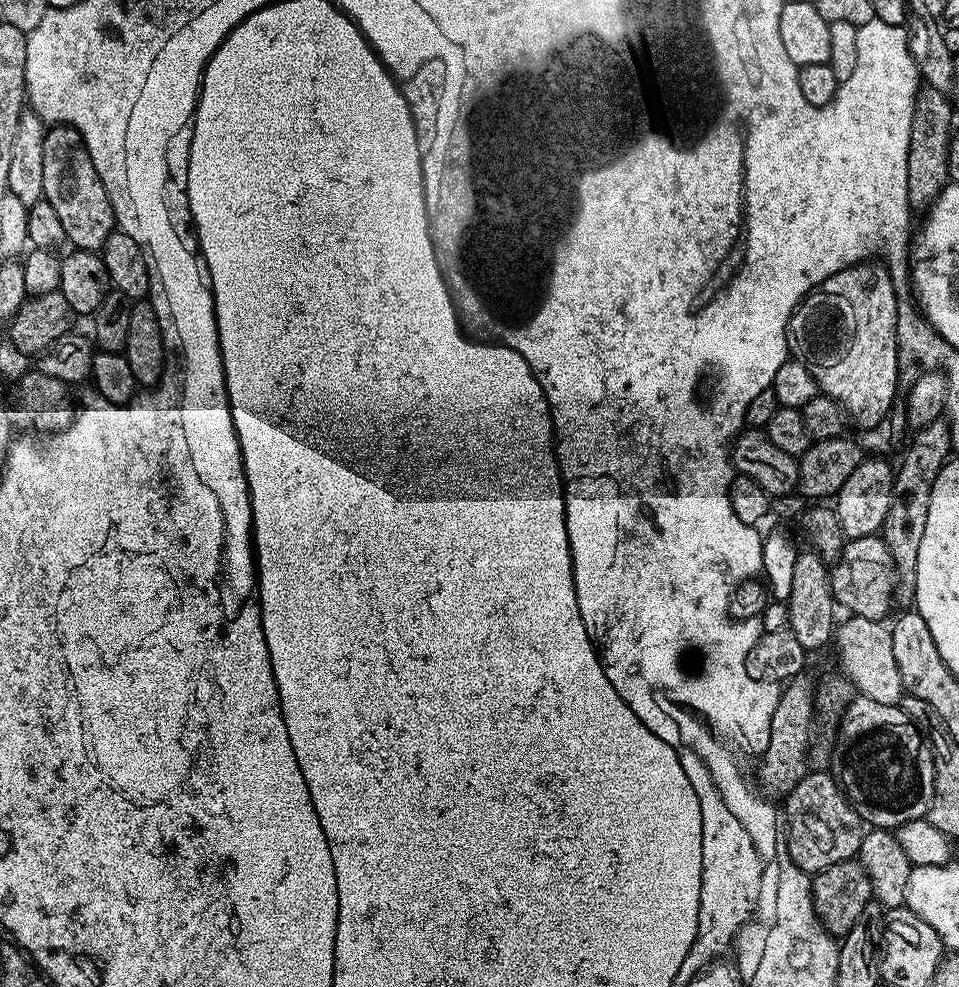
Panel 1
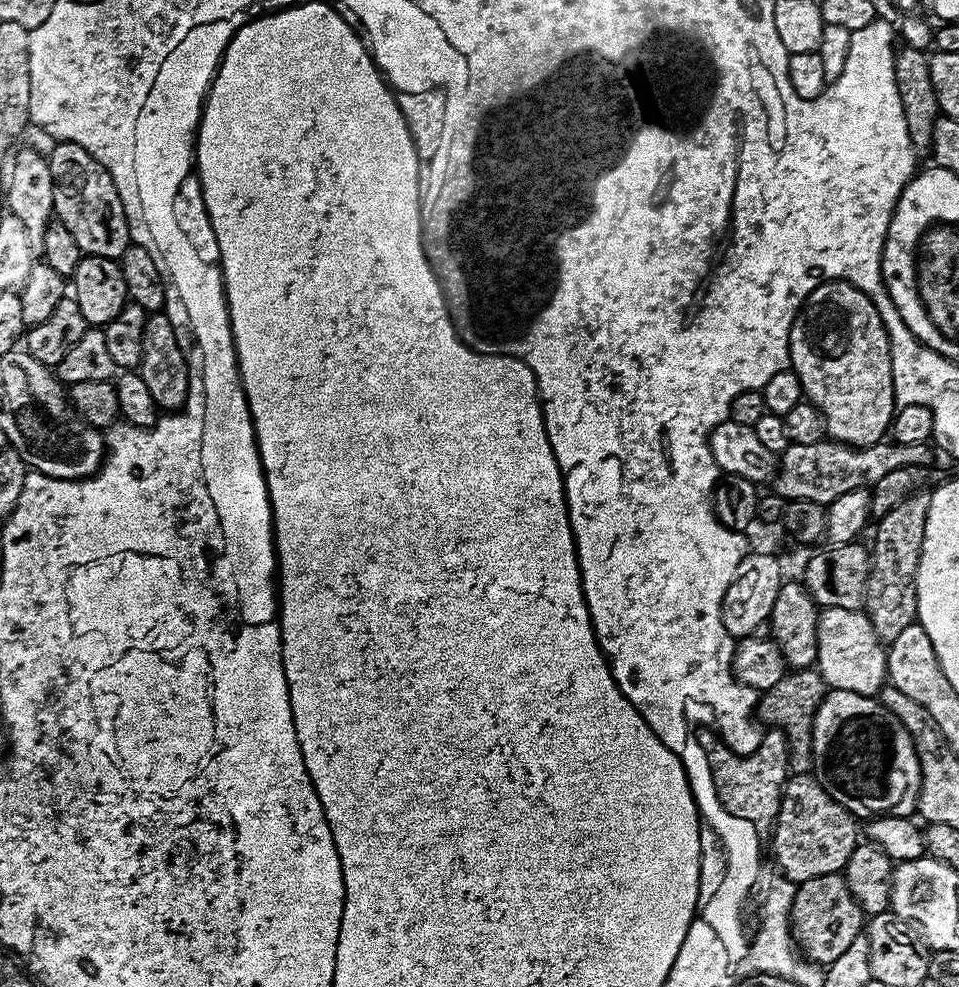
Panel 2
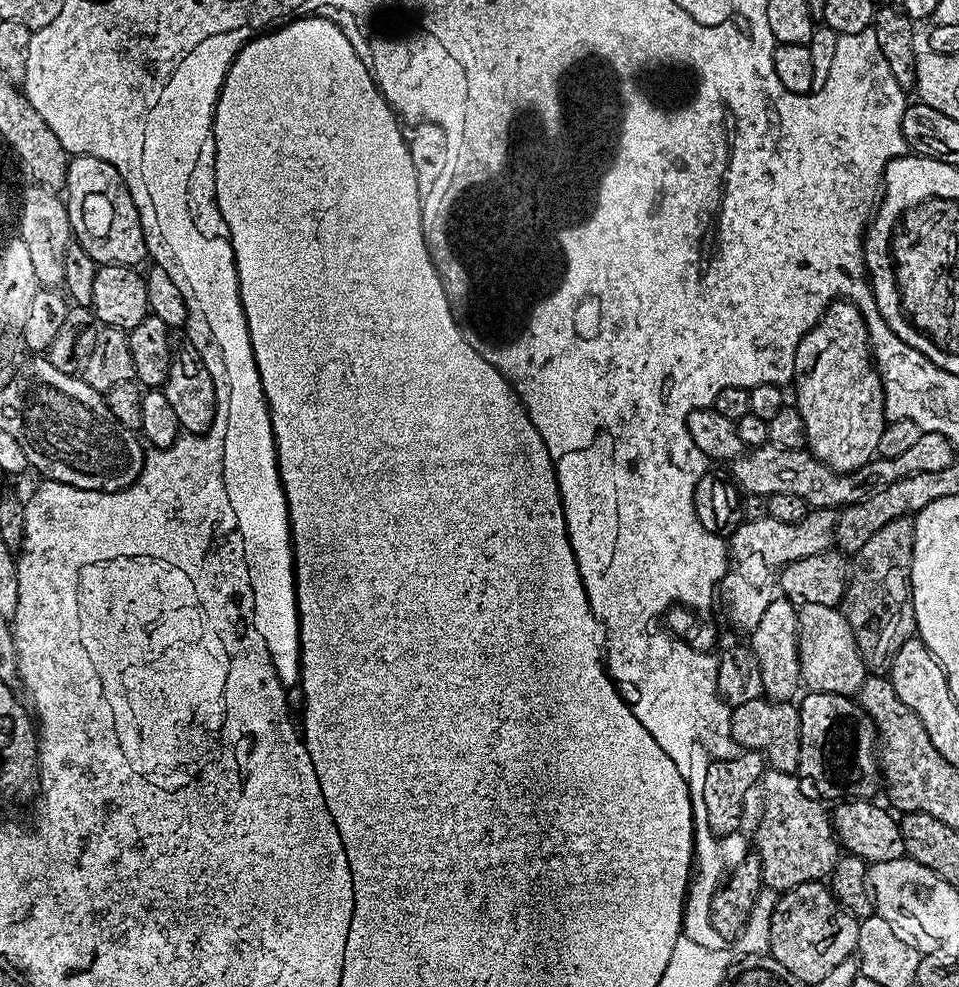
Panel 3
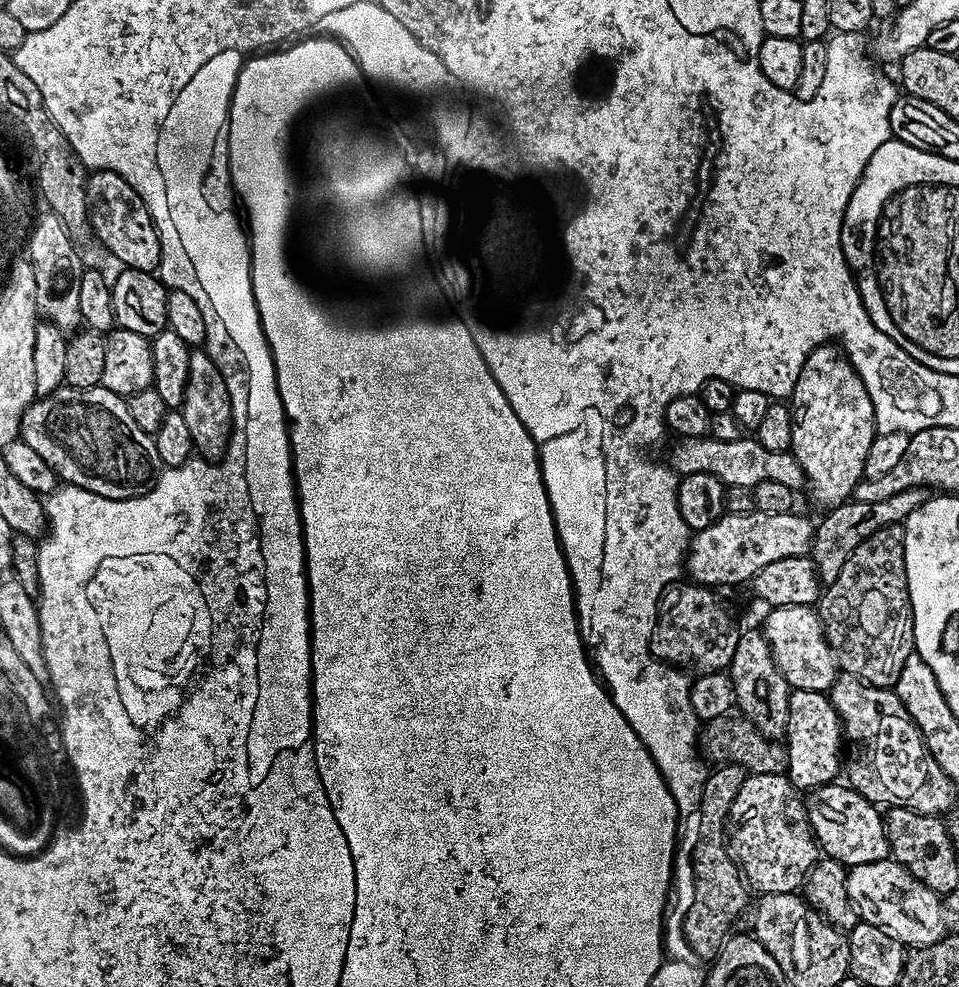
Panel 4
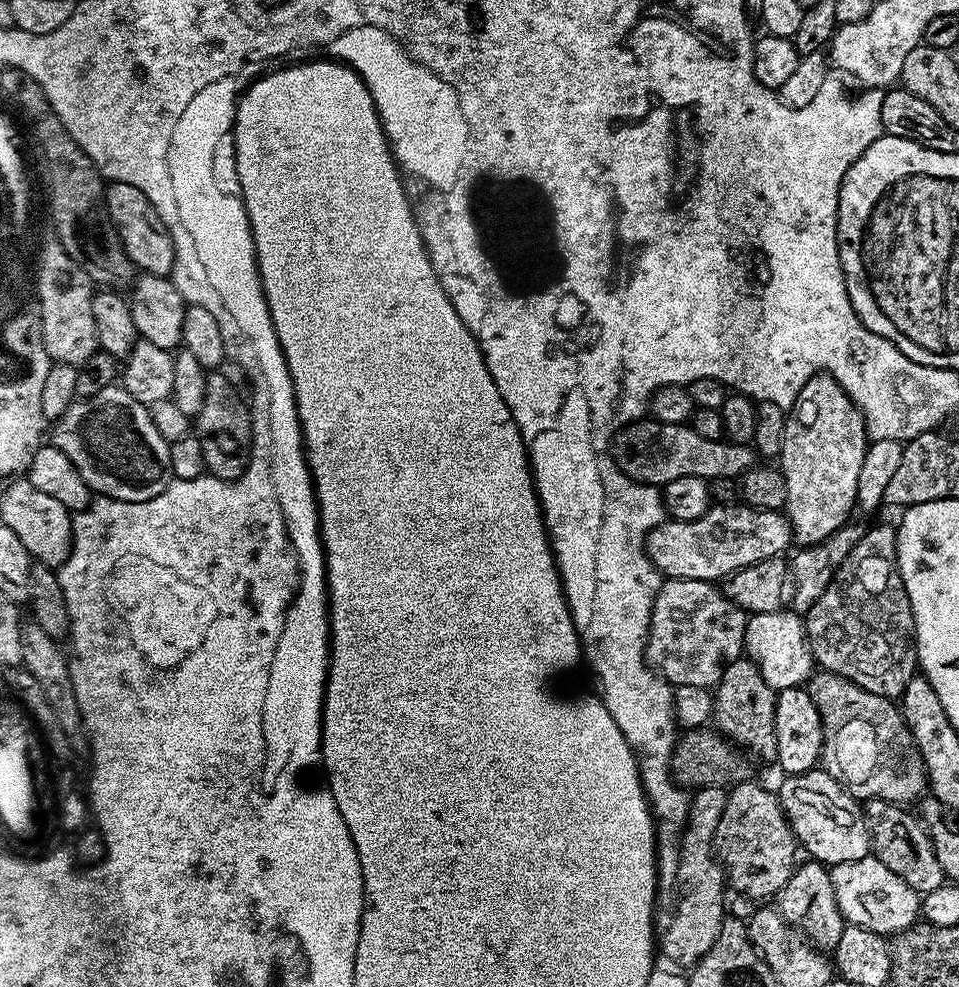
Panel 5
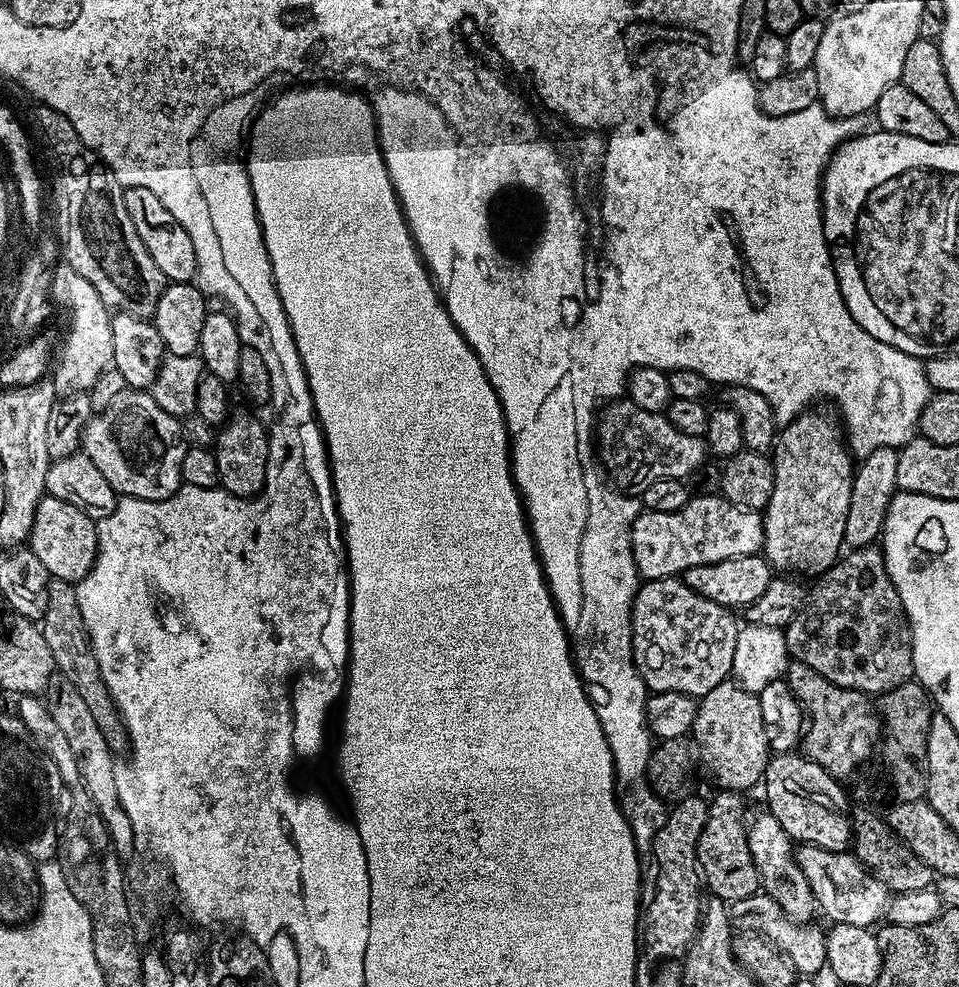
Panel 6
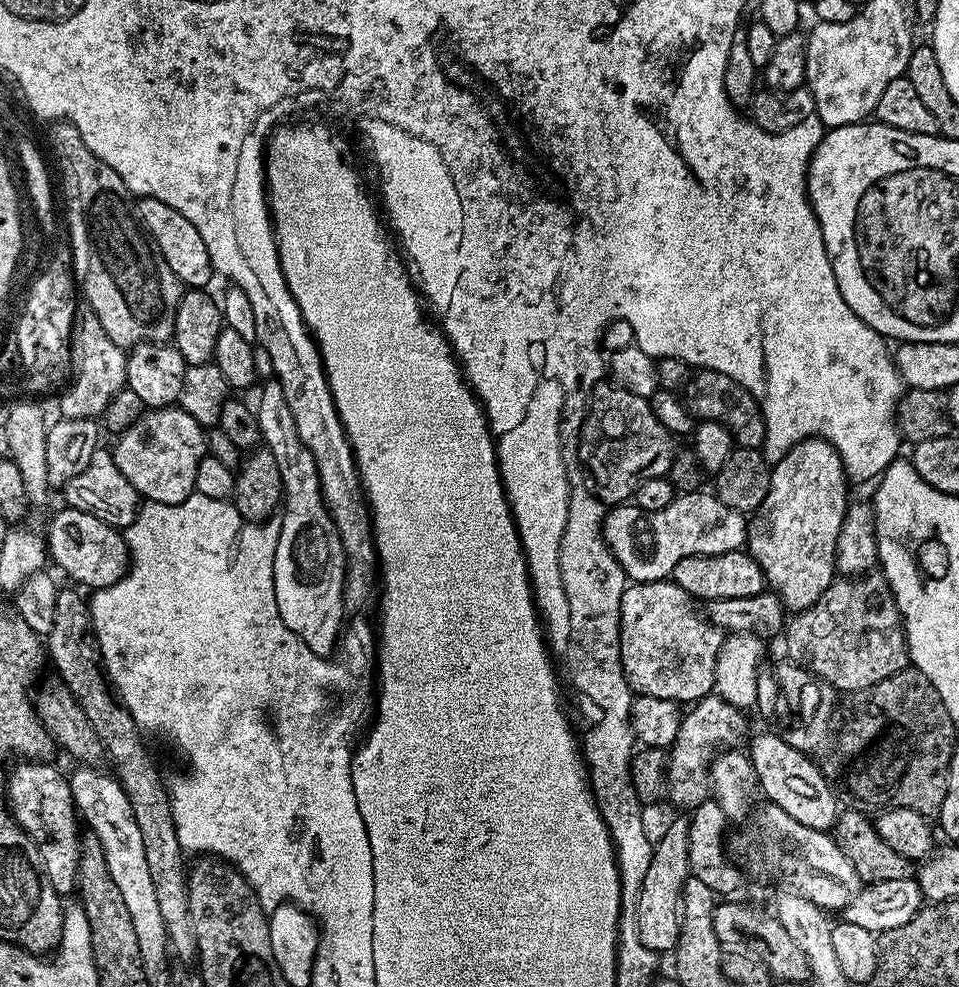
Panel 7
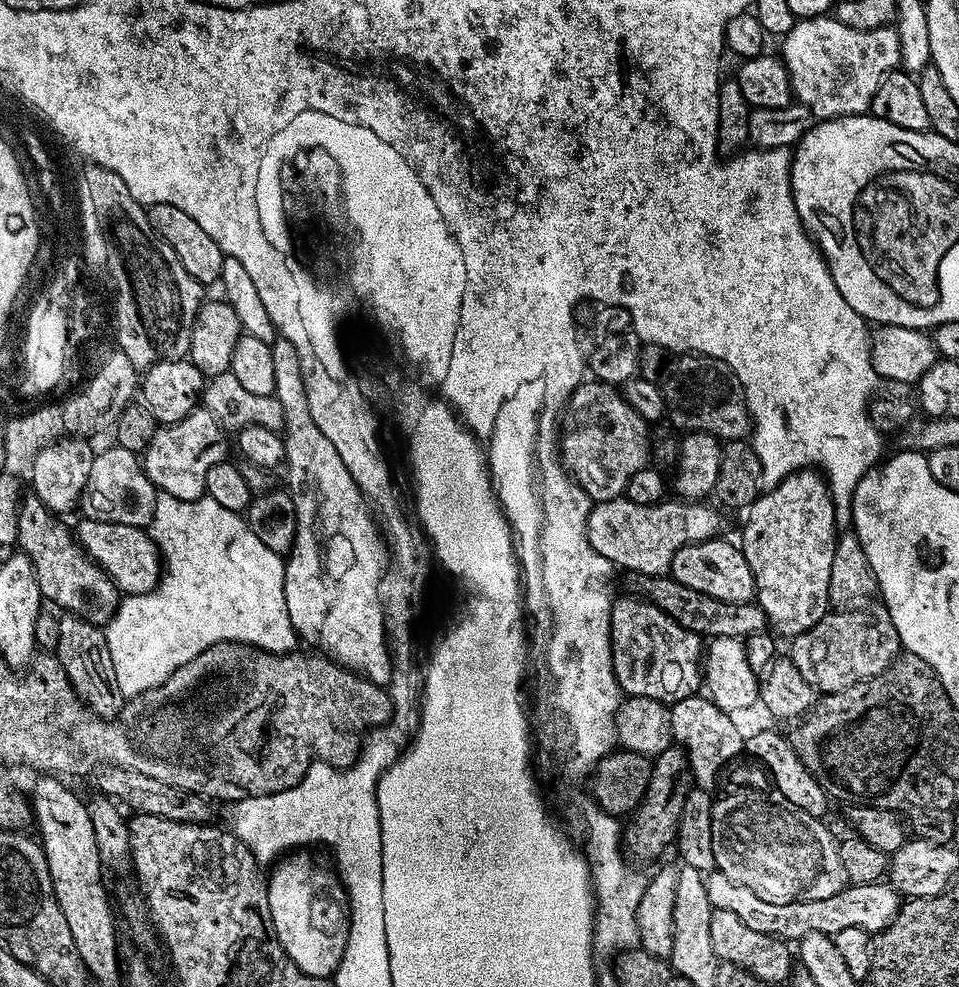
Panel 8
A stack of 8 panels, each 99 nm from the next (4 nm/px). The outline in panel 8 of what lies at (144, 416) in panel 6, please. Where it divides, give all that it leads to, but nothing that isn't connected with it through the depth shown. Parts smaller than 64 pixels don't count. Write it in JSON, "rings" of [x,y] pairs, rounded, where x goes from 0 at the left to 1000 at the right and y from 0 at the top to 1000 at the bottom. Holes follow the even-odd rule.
{"rings":[[[209,411],[185,430],[177,430],[163,437],[156,452],[148,460],[150,479],[166,497],[179,501],[181,505],[186,506],[205,507],[214,502],[215,480],[219,480],[219,476],[223,476],[223,472],[239,465],[238,450],[240,454],[240,446],[239,443],[237,446],[234,442],[237,442],[235,434],[217,418],[216,413]]]}

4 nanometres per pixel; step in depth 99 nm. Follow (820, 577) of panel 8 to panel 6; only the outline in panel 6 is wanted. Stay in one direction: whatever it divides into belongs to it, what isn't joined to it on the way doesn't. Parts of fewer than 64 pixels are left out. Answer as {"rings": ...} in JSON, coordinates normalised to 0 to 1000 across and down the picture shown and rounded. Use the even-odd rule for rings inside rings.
{"rings":[[[839,415],[812,435],[807,451],[807,501],[796,516],[796,562],[806,576],[818,582],[858,582],[876,566],[881,554],[882,517],[886,517],[886,496],[891,466],[882,449],[881,439],[871,420]]]}

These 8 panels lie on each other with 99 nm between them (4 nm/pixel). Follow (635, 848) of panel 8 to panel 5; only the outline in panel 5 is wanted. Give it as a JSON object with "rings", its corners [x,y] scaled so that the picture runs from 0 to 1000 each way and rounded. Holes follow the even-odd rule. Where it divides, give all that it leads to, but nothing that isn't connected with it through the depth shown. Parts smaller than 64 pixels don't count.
{"rings":[[[779,667],[766,669],[756,677],[745,698],[745,734],[756,747],[777,750],[784,758],[797,758],[803,768],[809,766],[809,701],[795,687],[791,677]]]}

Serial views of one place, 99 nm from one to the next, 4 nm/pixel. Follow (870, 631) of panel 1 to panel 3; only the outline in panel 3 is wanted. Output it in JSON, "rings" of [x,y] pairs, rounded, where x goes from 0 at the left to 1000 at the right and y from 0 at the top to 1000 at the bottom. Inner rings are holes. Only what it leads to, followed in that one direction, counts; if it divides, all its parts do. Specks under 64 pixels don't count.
{"rings":[[[833,613],[834,687],[843,701],[869,701],[875,705],[896,702],[903,684],[901,666],[875,615]]]}

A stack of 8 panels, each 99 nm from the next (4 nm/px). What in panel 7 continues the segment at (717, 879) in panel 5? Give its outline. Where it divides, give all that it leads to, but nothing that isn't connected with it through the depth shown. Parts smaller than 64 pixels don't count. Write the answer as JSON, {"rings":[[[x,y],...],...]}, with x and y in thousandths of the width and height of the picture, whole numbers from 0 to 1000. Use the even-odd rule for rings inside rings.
{"rings":[[[703,830],[681,858],[677,884],[665,916],[665,944],[670,957],[689,967],[700,966],[709,948],[710,916],[718,881],[718,830]]]}

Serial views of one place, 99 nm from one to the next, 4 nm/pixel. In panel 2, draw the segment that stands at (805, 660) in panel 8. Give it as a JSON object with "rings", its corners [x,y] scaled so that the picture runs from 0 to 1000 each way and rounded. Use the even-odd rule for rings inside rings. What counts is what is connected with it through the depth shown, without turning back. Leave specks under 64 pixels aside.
{"rings":[[[968,496],[950,498],[912,528],[913,544],[907,550],[907,574],[899,616],[904,620],[916,646],[923,650],[936,646],[945,634],[956,631],[955,579],[971,504],[972,499]]]}

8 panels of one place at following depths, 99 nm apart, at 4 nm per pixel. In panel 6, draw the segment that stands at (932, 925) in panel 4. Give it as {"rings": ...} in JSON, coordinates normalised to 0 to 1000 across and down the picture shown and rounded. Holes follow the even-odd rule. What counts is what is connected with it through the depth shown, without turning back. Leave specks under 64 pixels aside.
{"rings":[[[834,855],[828,863],[834,875],[836,886],[845,894],[845,902],[849,906],[854,923],[864,928],[868,936],[889,936],[900,940],[909,940],[918,927],[928,920],[926,900],[911,886],[904,883],[893,872],[887,862],[867,863],[848,855]]]}

